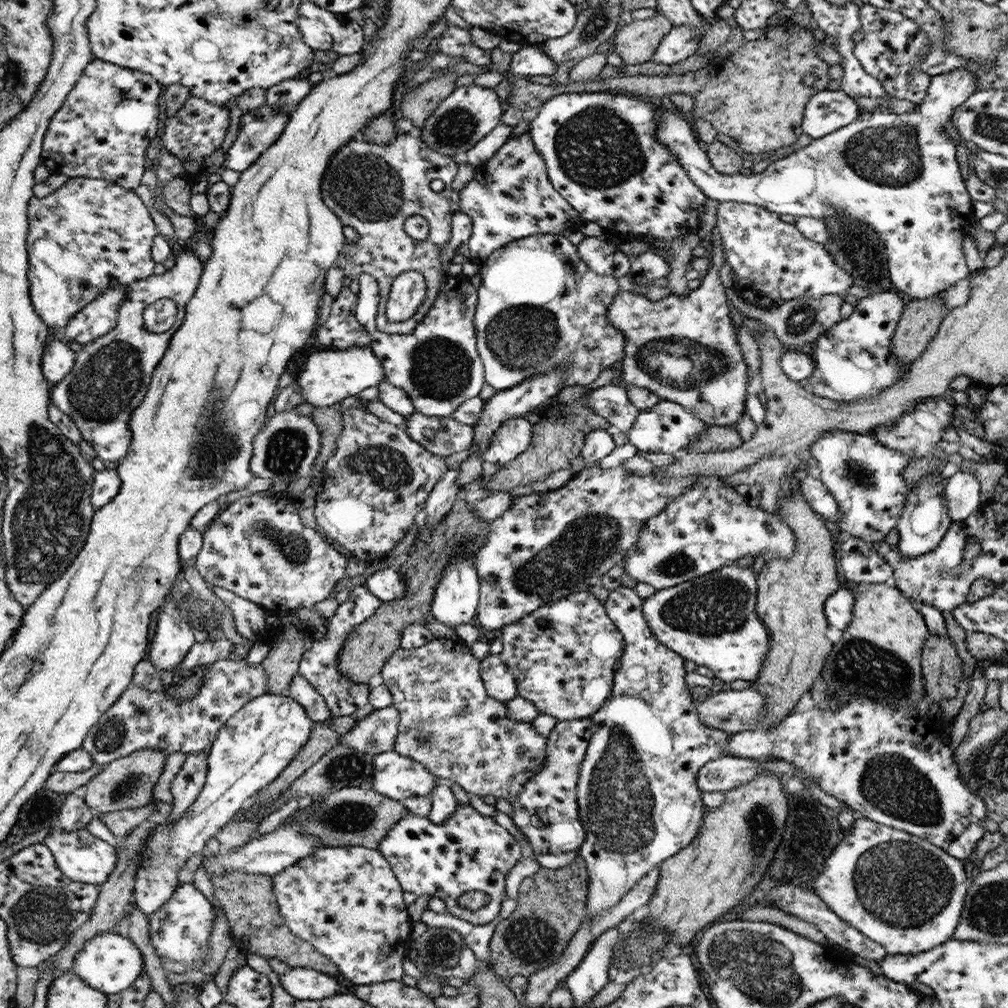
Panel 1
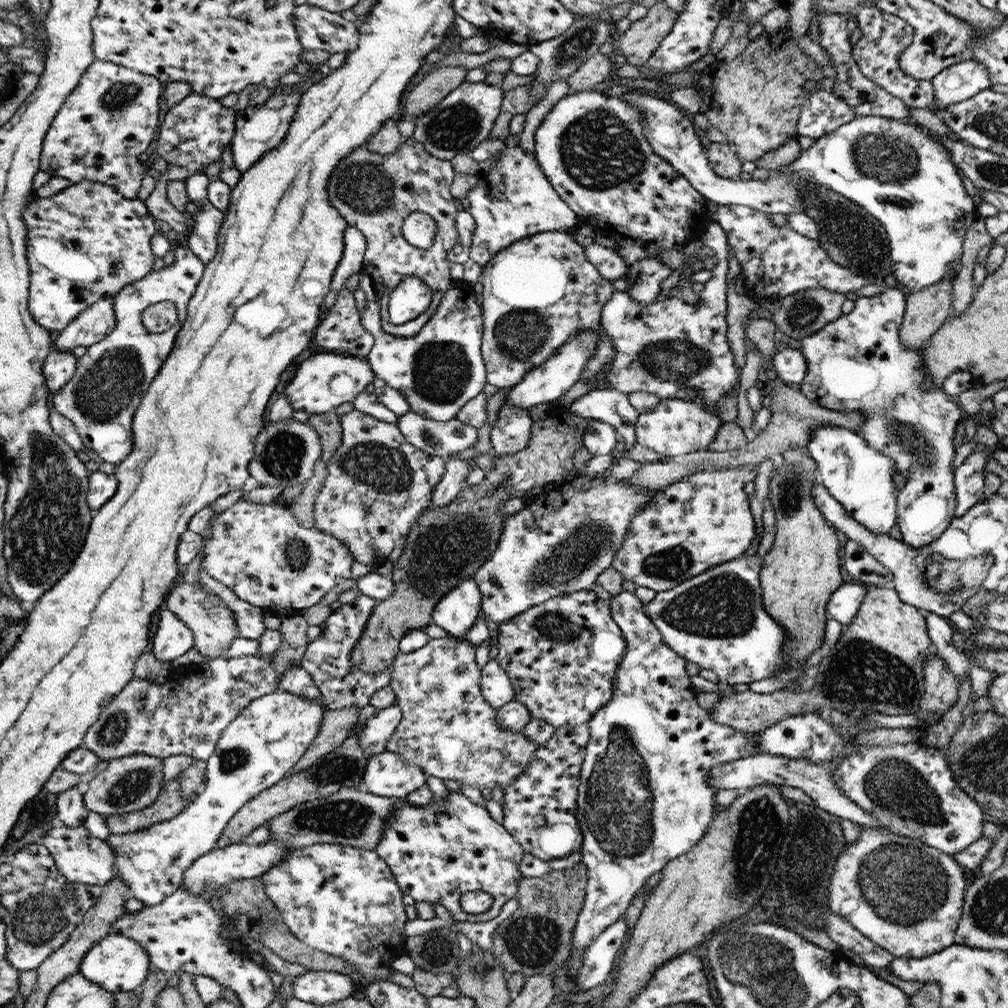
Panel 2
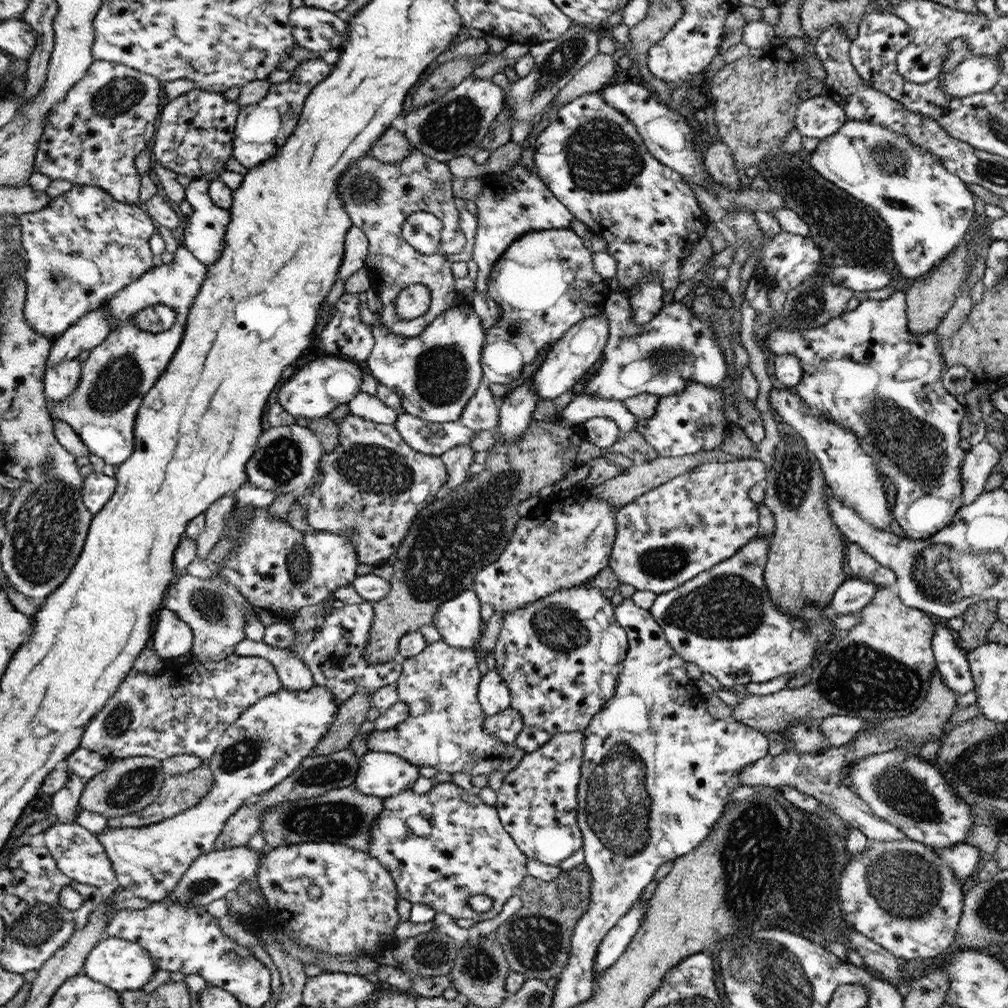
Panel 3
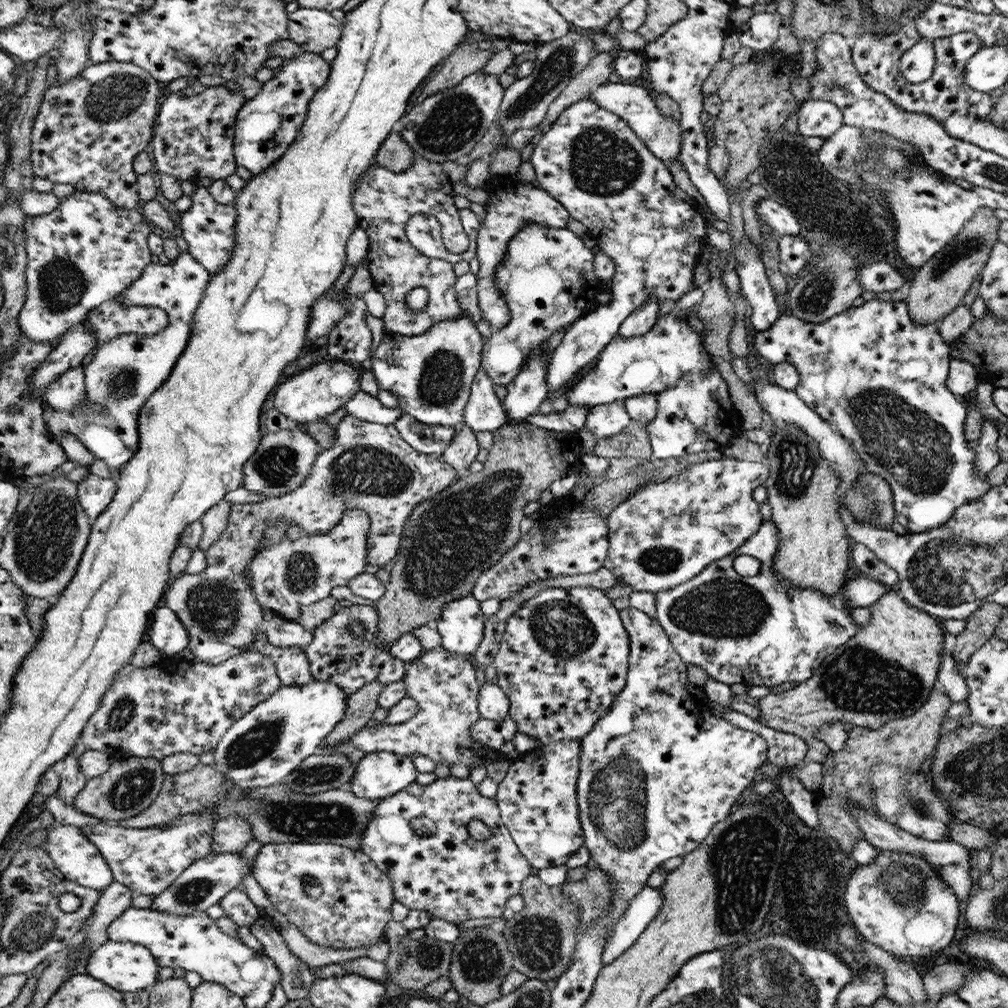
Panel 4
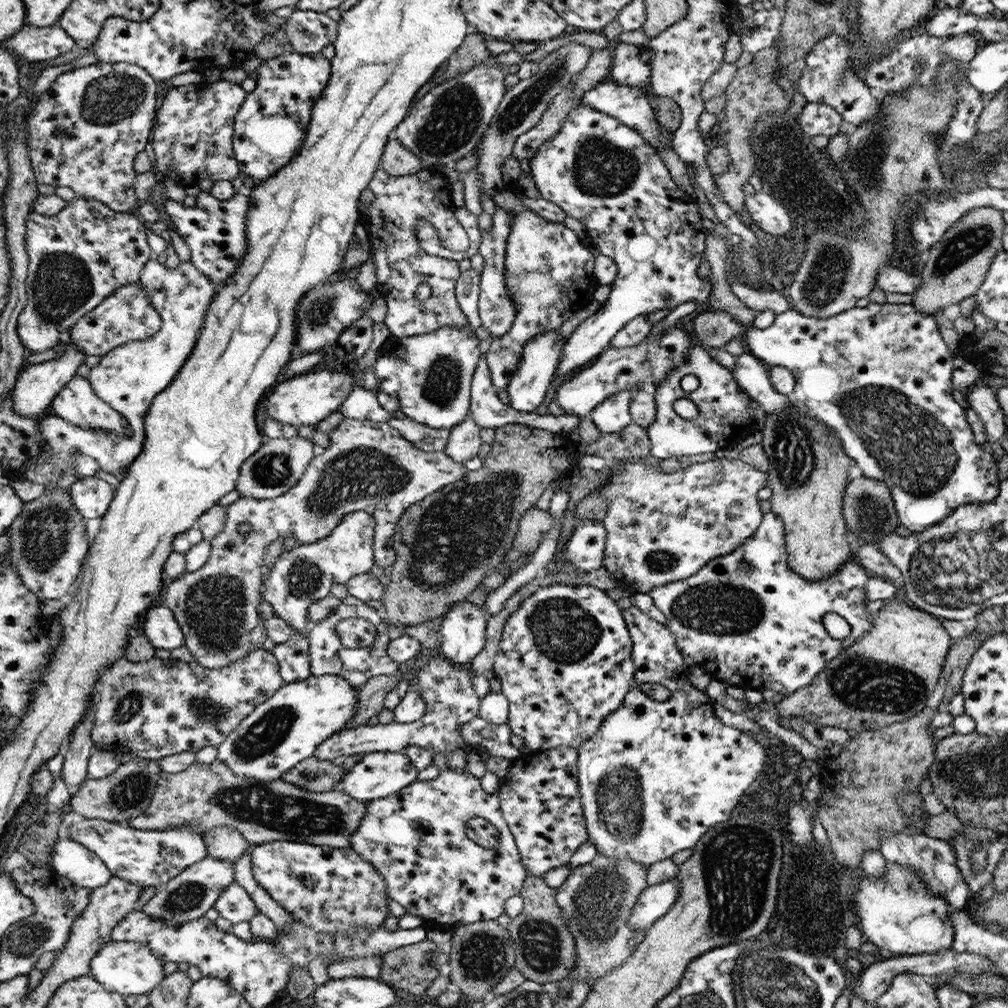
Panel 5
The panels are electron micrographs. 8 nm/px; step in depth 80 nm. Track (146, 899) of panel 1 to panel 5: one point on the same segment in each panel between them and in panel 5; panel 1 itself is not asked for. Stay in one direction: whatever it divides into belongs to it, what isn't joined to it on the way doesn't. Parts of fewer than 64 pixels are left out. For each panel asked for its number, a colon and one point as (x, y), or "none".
2: (259, 748)
3: (272, 738)
4: (267, 744)
5: (286, 729)

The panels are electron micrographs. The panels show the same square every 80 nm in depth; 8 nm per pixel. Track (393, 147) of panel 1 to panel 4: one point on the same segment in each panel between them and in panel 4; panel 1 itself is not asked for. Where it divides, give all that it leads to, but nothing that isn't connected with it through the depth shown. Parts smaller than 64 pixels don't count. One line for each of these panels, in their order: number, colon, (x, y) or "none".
2: (375, 192)
3: (380, 197)
4: (385, 201)

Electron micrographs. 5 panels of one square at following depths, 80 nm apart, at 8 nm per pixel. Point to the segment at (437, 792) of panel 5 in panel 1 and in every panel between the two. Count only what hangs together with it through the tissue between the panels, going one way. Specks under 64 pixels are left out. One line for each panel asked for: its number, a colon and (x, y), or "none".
1: (468, 852)
2: (437, 853)
3: (468, 852)
4: (456, 878)

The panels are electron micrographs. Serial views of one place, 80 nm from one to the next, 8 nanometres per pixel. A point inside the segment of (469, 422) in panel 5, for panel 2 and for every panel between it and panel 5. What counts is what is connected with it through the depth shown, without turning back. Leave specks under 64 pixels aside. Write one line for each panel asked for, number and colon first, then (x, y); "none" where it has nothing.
2: (454, 479)
3: (459, 459)
4: (462, 451)

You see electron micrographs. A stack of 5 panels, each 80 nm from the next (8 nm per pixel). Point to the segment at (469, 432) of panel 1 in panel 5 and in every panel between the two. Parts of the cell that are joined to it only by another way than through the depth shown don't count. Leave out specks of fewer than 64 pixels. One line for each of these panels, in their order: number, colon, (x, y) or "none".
2: (438, 438)
3: (429, 438)
4: (429, 439)
5: (429, 439)

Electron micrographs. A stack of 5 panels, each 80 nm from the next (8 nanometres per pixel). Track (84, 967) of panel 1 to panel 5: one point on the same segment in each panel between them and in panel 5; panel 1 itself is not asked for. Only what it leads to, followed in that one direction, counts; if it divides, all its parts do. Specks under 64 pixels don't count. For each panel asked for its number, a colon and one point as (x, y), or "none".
2: (118, 963)
3: (120, 964)
4: (125, 966)
5: (125, 967)

